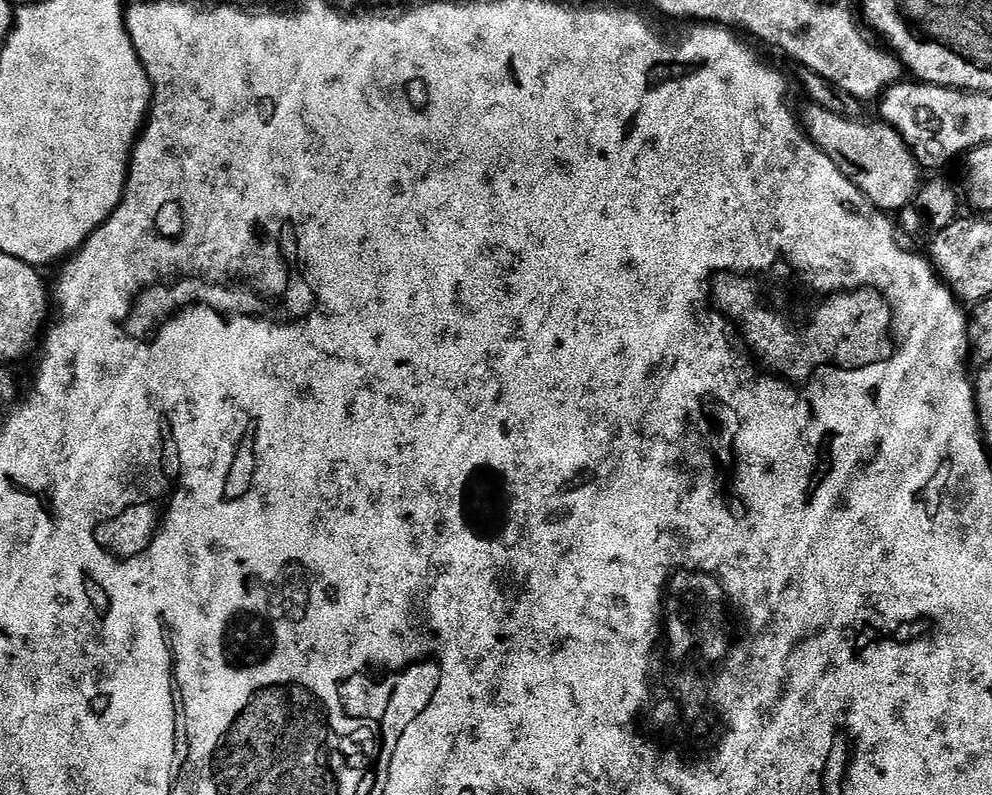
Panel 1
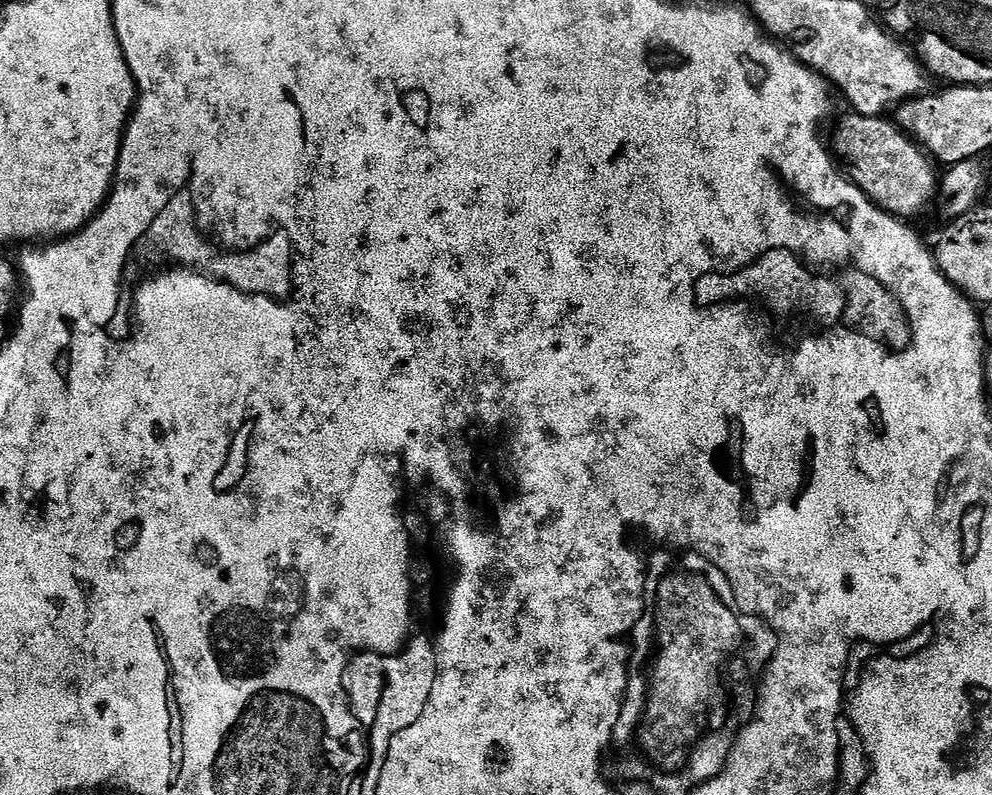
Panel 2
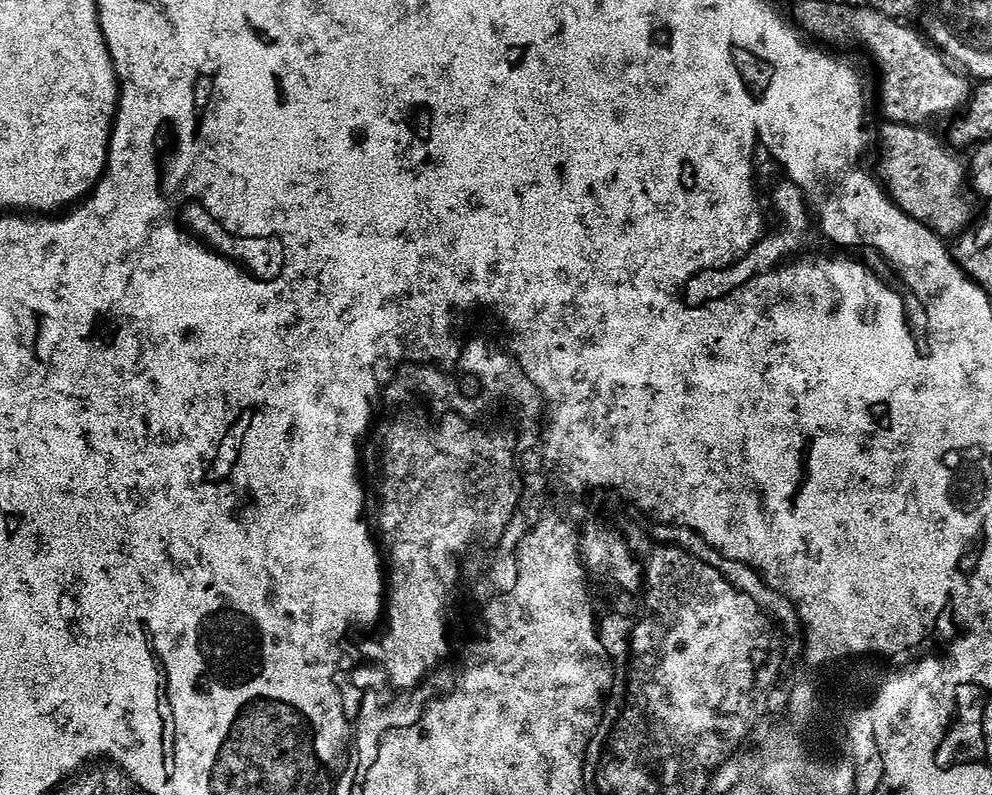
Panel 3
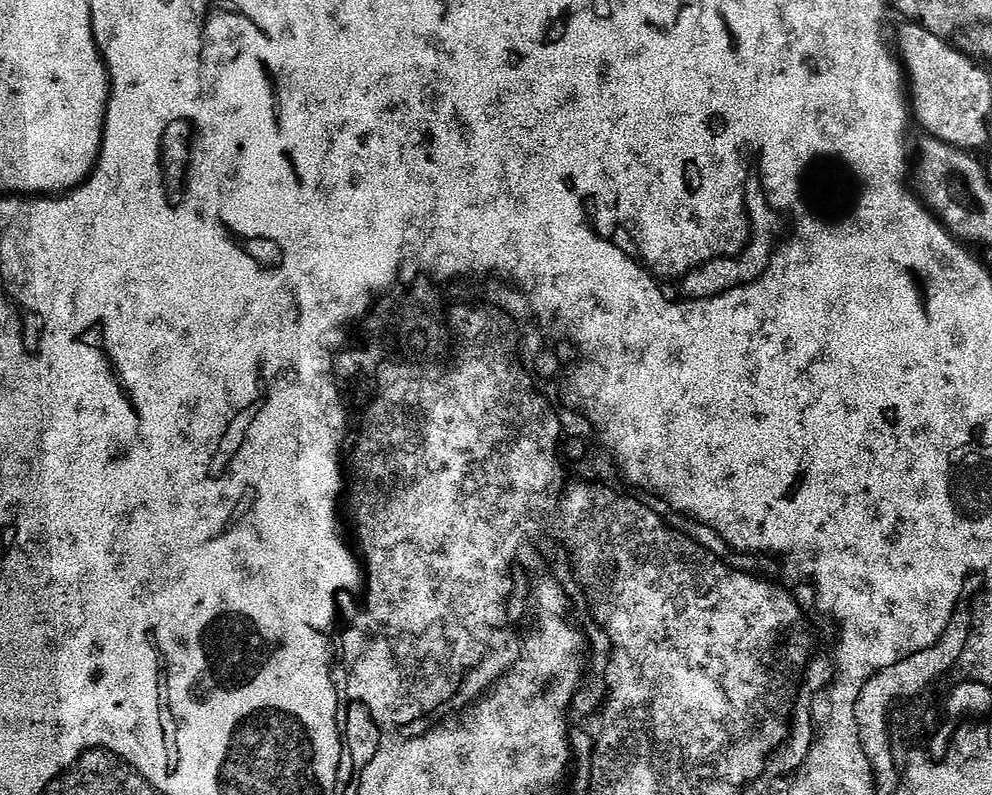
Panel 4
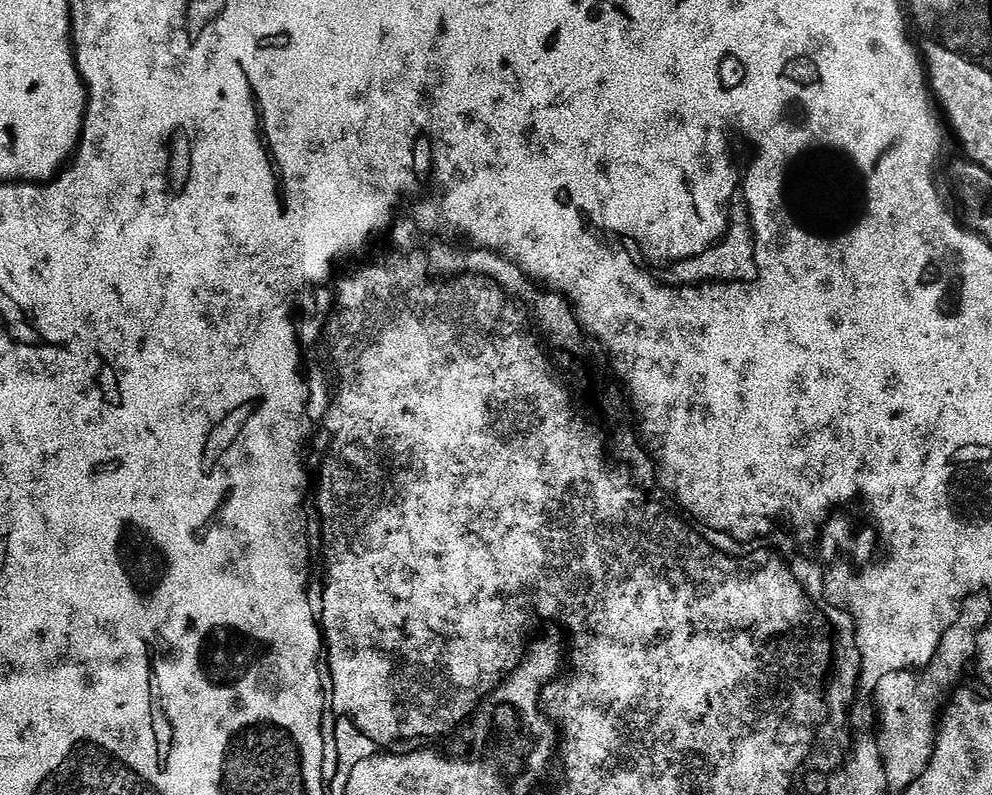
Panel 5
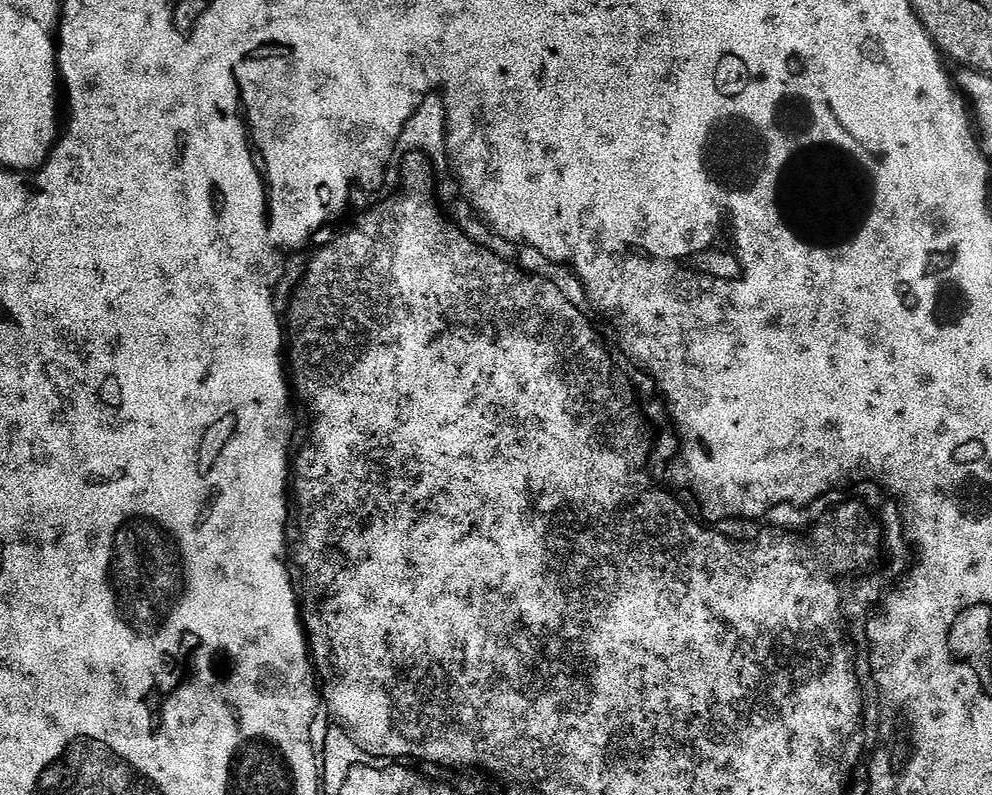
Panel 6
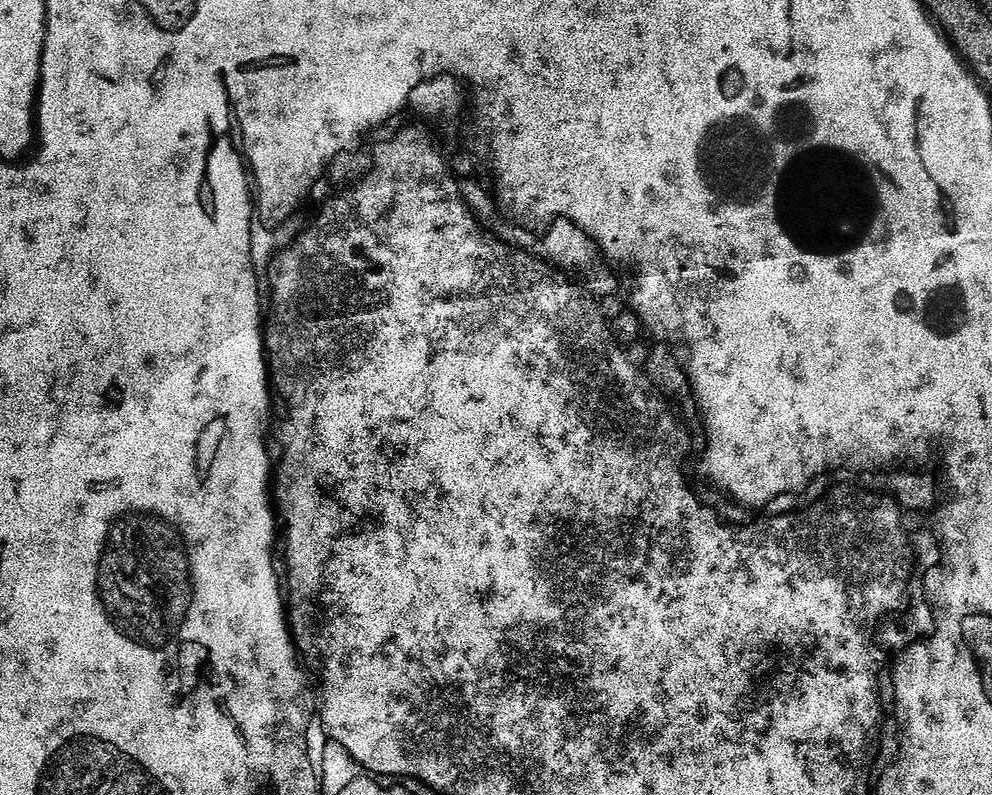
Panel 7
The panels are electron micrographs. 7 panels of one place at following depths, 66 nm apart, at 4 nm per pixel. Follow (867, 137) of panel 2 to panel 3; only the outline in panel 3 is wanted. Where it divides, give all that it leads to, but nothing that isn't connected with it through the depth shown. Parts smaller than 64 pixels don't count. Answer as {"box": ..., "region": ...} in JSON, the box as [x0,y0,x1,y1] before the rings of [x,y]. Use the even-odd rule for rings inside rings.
{"box":[878,122,974,236],"region":[[[891,122],[883,126],[885,128],[880,132],[878,179],[885,192],[906,215],[922,222],[922,226],[926,226],[937,236],[959,236],[974,220],[973,197],[966,183],[965,161],[960,161],[956,157],[959,155],[945,141],[944,145],[934,133],[928,132],[932,130],[927,127]]]}

